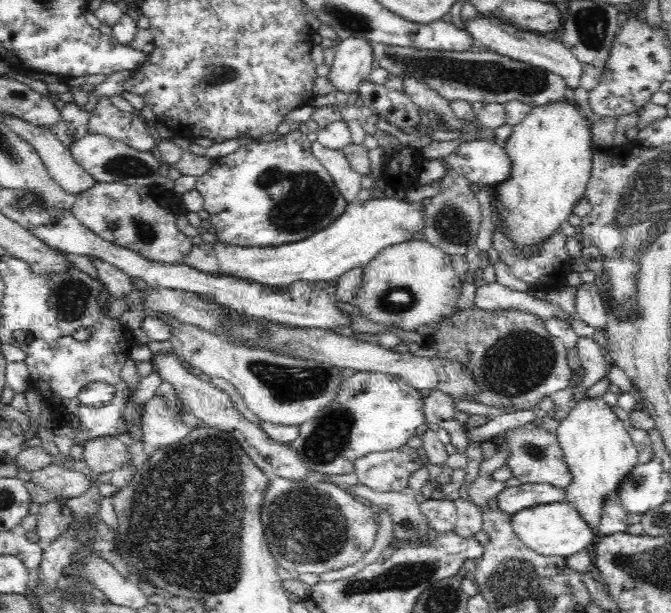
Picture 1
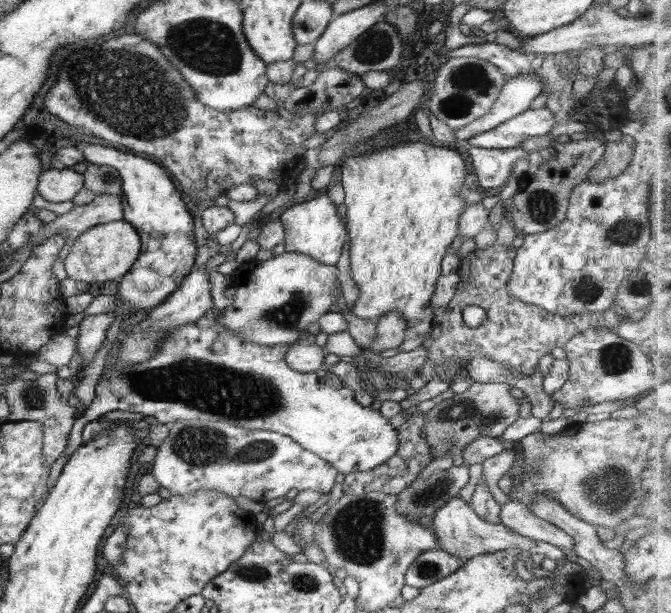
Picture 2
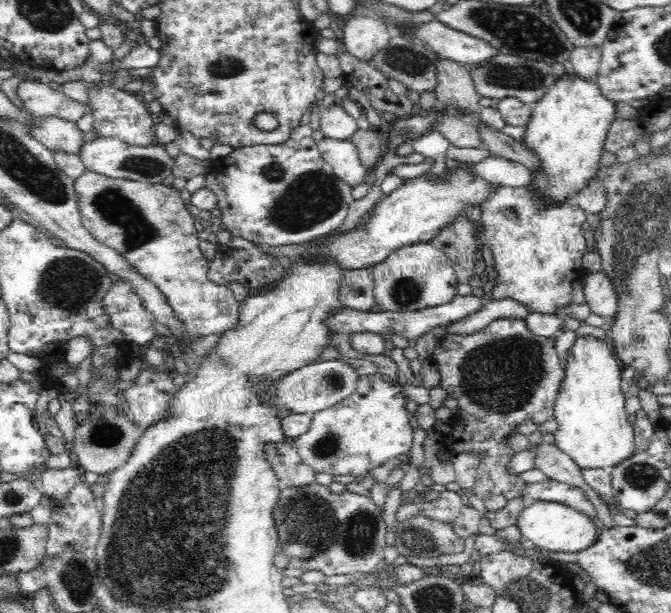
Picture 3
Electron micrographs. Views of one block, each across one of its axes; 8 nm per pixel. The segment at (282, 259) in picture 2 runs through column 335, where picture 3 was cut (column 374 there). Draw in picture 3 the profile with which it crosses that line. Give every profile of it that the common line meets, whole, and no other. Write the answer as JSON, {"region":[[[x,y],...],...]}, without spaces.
{"region":[[[416,243],[403,246],[392,252],[386,260],[372,267],[375,286],[375,302],[380,305],[382,311],[412,312],[422,308],[432,308],[442,304],[448,304],[457,295],[458,279],[448,255],[444,254],[432,243]]]}

